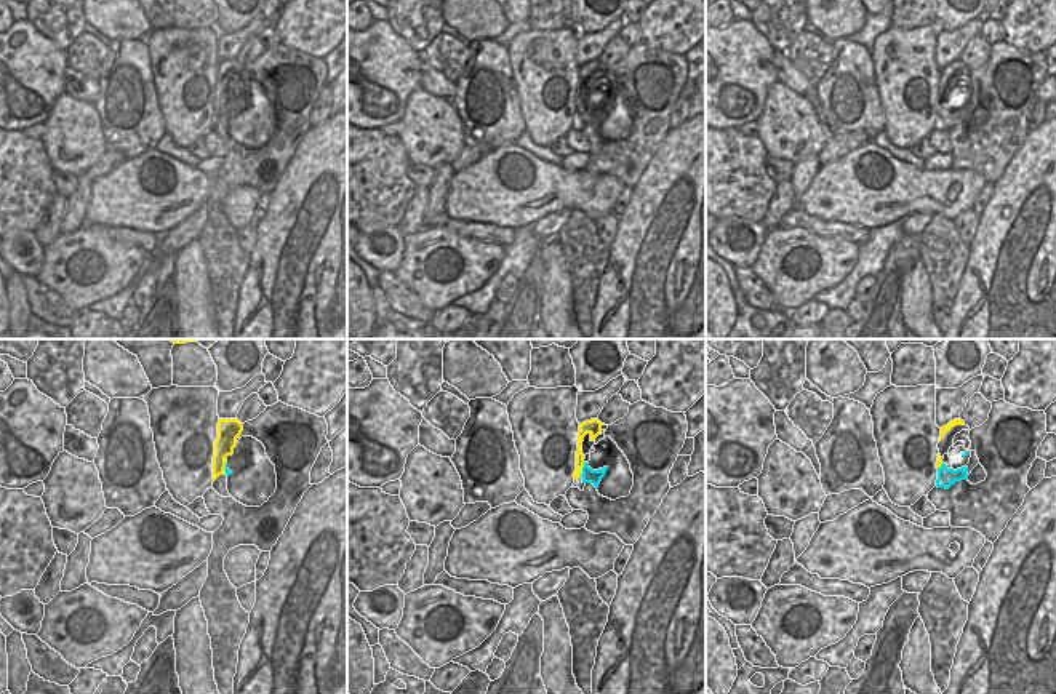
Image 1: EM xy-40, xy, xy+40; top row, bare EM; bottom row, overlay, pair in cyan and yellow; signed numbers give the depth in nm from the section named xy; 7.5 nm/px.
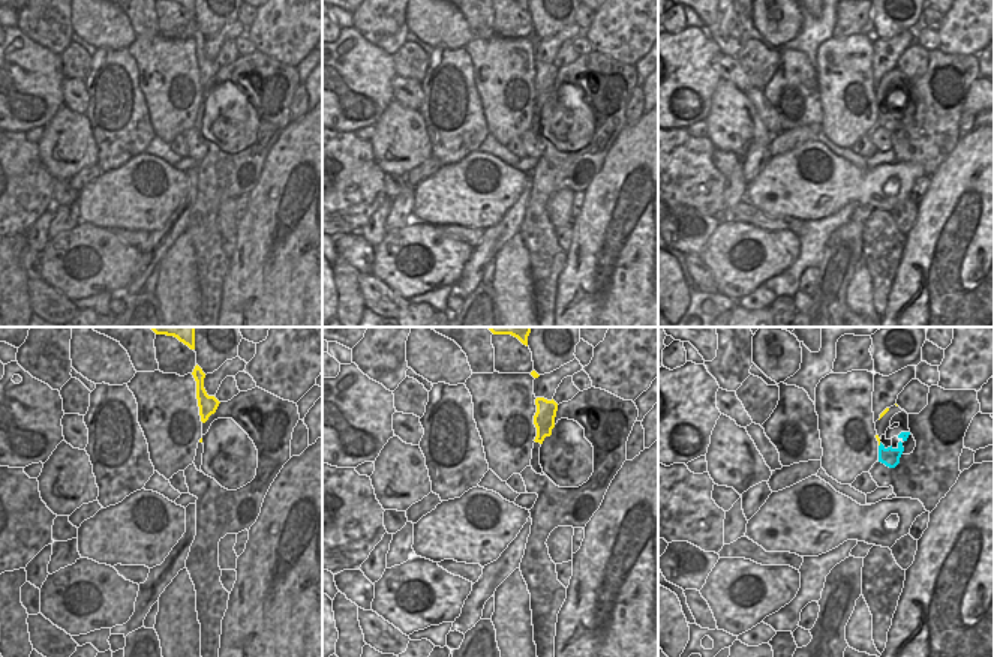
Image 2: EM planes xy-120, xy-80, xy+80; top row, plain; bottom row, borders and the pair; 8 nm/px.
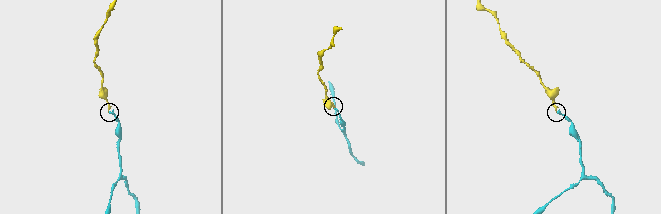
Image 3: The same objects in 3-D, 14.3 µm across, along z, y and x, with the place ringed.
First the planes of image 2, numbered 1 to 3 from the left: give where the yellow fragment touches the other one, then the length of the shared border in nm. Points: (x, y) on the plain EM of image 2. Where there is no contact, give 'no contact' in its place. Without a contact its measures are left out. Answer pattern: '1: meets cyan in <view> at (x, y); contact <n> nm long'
1: no contact
2: no contact
3: meets cyan in xy+80 at (880, 108); contact 40 nm long

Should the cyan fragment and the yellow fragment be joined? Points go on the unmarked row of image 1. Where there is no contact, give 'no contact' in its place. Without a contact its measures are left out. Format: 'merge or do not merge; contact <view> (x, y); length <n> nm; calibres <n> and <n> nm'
merge; contact xy (583, 111); length 110 nm; calibres 110 and 70 nm

